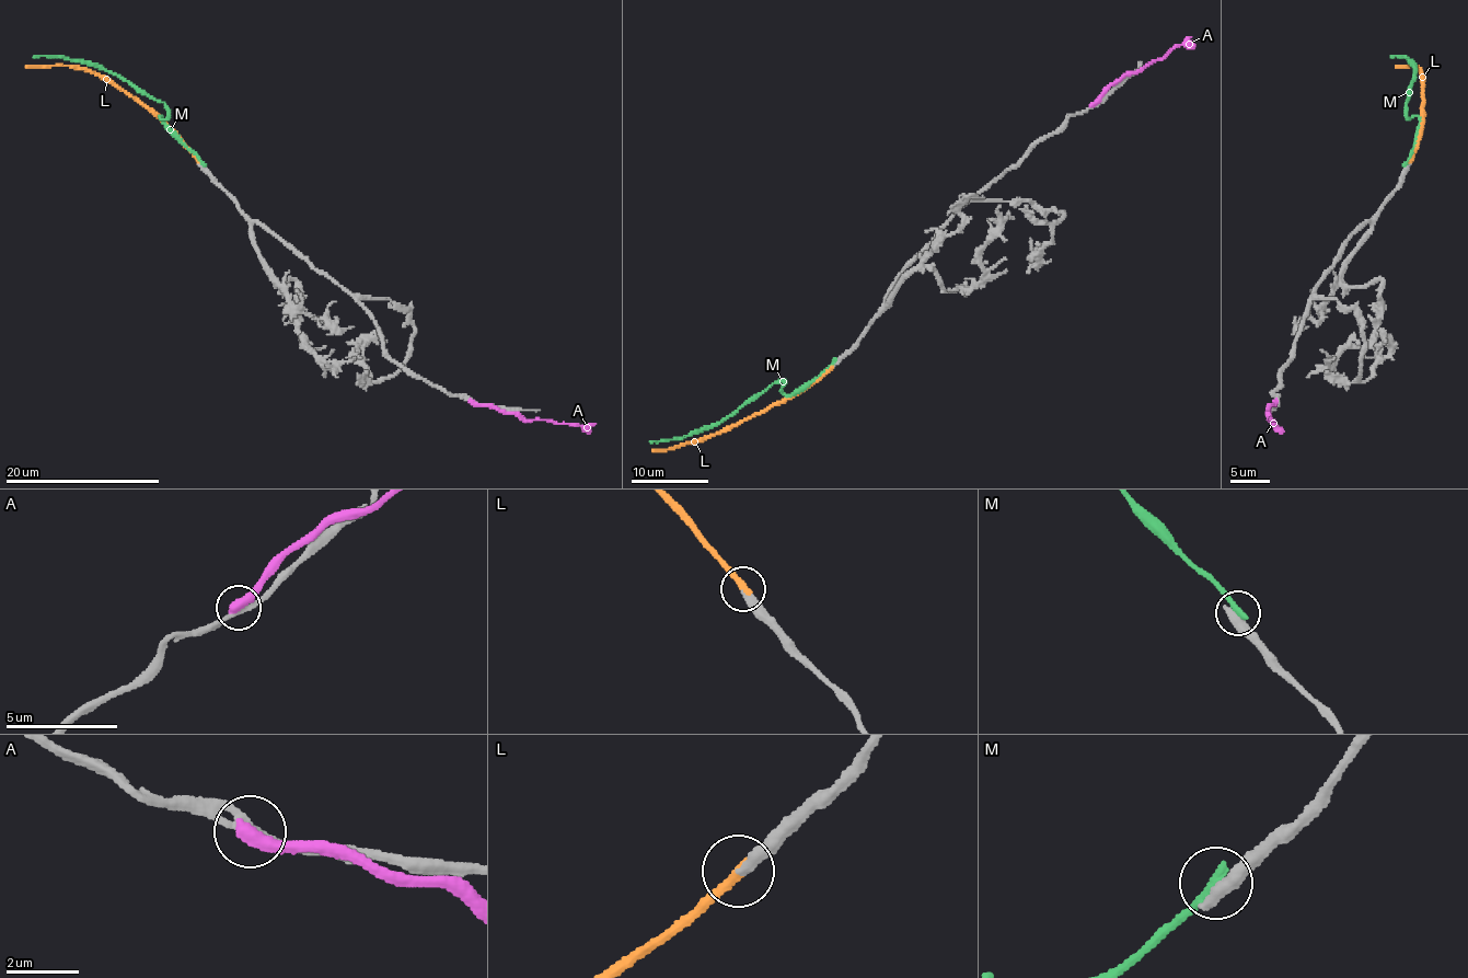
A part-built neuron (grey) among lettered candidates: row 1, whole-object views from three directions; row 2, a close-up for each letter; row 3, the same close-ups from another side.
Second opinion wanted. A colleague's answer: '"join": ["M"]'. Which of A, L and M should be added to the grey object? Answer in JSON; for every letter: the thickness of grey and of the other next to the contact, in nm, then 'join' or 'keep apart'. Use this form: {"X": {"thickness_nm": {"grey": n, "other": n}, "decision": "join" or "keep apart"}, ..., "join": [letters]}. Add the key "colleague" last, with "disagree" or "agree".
{"A": {"thickness_nm": {"grey": 240, "other": 440}, "decision": "keep apart"}, "L": {"thickness_nm": {"grey": 300, "other": 320}, "decision": "join"}, "M": {"thickness_nm": {"grey": 480, "other": 280}, "decision": "keep apart"}, "join": ["L"], "colleague": "disagree"}

